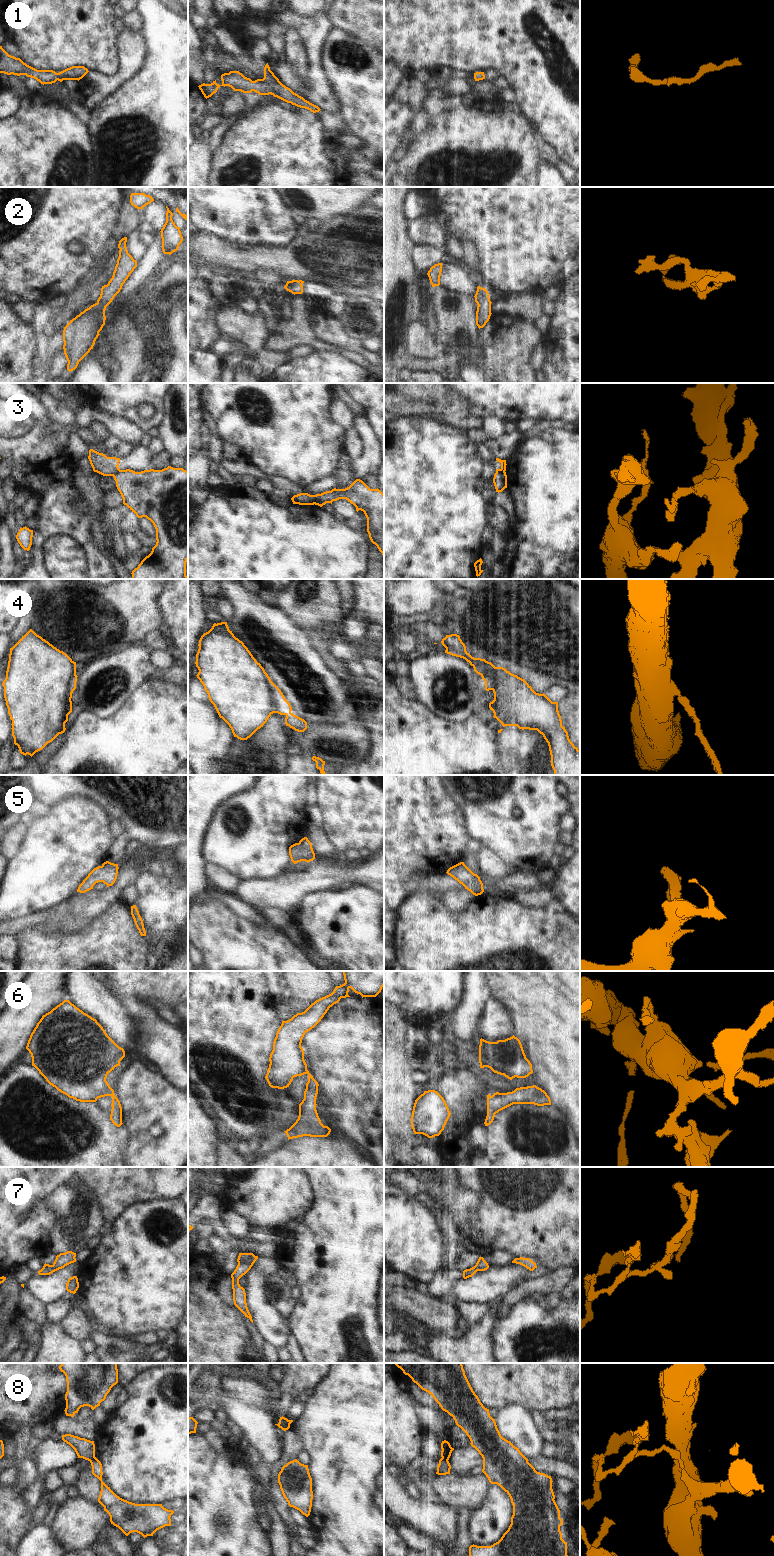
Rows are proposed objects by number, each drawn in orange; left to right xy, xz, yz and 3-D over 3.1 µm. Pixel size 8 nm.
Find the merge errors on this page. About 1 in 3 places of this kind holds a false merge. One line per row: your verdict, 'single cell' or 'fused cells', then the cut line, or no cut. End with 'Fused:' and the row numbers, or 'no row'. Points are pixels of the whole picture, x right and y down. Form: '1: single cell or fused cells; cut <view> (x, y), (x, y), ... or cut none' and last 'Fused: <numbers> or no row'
1: single cell; cut none
2: single cell; cut none
3: fused cells; cut xy (123, 470), (113, 476)
4: fused cells; cut xz (270, 679), (271, 694), (275, 698), (277, 712)
5: single cell; cut none
6: fused cells; cut yz (489, 1095), (487, 1097)
7: fused cells; cut xz (253, 1254), (238, 1263)
8: fused cells; cut xy (95, 1457), (89, 1460)
Fused: 3, 4, 6, 7, 8

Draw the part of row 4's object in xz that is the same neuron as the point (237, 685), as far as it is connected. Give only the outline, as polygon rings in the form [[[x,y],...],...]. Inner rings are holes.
[[[227,622],[214,623],[212,628],[201,636],[198,646],[195,662],[199,670],[197,678],[203,684],[219,717],[231,728],[234,737],[247,740],[263,727],[273,713],[277,713],[276,698],[272,696],[272,685],[269,683],[270,677],[244,643],[229,630]]]

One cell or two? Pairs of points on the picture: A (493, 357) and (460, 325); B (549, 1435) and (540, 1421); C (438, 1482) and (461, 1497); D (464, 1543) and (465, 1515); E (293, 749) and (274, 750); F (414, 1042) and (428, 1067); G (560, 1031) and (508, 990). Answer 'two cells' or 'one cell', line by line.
A: two cells
B: one cell
C: one cell
D: one cell
E: two cells
F: one cell
G: one cell

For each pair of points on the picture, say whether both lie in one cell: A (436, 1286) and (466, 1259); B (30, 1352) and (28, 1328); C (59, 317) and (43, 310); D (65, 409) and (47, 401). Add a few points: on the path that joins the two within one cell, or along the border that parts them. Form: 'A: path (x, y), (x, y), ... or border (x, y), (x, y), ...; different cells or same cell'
A: border (464, 1250), (454, 1263); different cells
B: path (31, 1346), (31, 1334); same cell
C: border (55, 312), (52, 318); different cells
D: path (61, 409), (57, 409), (51, 403); same cell

